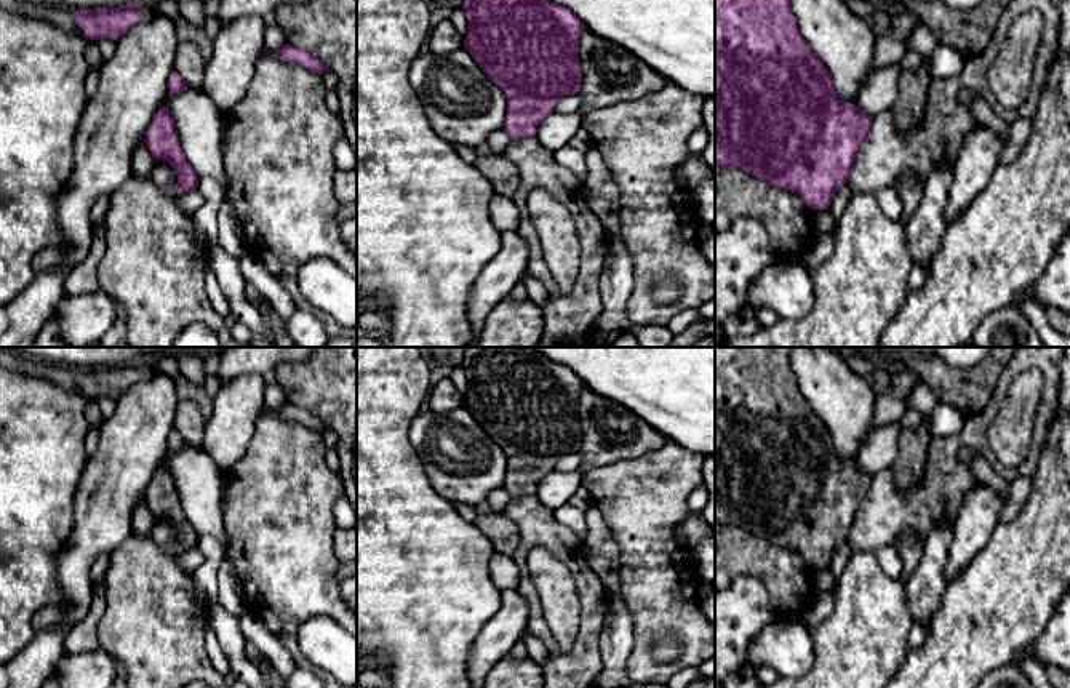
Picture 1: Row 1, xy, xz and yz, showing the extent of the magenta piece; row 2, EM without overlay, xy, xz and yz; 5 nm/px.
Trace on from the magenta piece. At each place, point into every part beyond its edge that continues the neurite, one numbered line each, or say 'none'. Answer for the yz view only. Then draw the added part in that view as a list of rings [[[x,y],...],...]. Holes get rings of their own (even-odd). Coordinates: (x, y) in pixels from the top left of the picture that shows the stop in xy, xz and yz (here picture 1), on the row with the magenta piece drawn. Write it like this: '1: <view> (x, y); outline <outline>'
none

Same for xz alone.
none

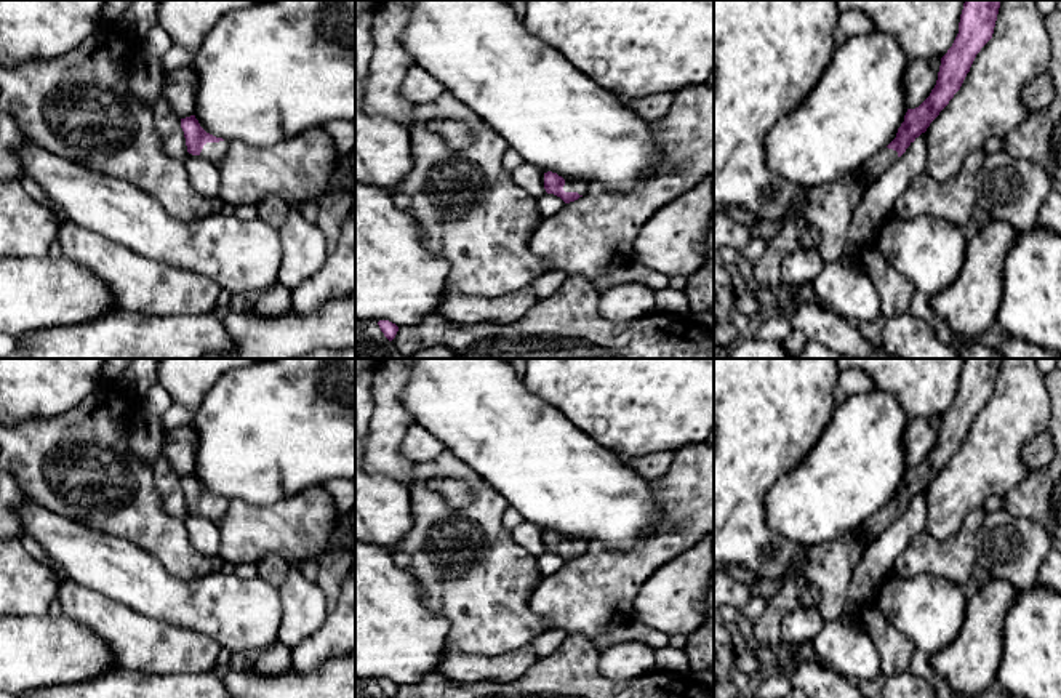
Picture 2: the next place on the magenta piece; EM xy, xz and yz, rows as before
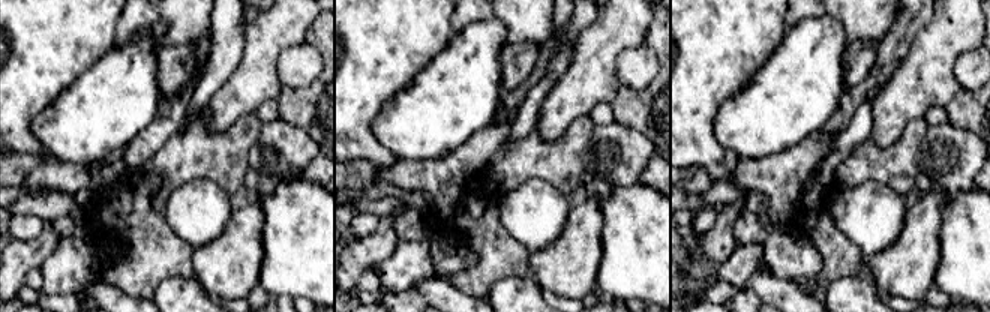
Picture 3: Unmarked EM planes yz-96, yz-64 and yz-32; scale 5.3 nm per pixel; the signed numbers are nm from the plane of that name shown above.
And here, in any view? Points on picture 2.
1: xy (215, 152); outline [[[227,141],[206,142],[200,152],[200,157],[219,166],[224,162],[227,150],[229,150]]]

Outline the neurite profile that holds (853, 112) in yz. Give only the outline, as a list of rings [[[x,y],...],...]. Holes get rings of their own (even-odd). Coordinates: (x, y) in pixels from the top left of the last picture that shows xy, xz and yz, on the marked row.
[[[879,29],[837,45],[813,91],[768,133],[770,171],[811,189],[863,168],[904,122],[907,64],[899,42]]]

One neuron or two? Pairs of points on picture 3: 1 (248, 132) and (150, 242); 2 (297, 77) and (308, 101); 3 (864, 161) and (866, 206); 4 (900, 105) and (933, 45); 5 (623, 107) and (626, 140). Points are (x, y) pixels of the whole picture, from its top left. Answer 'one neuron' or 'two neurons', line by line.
1: one neuron
2: two neurons
3: two neurons
4: one neuron
5: two neurons

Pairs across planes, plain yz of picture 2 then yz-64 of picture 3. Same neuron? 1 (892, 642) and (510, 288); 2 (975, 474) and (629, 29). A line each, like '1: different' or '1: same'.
1: different
2: same

